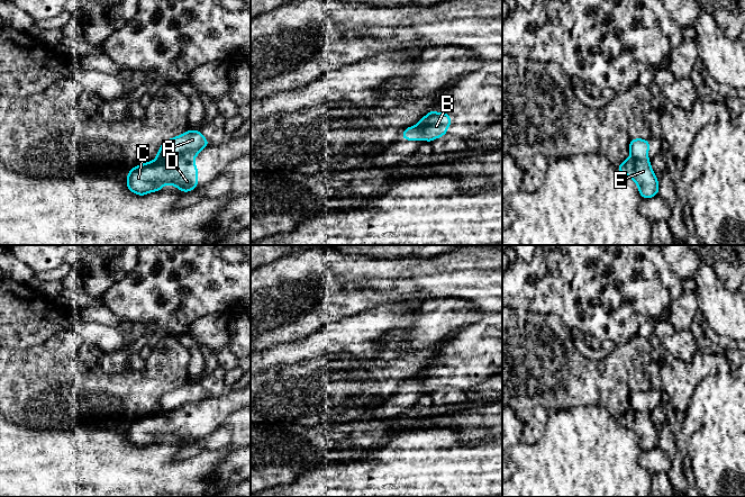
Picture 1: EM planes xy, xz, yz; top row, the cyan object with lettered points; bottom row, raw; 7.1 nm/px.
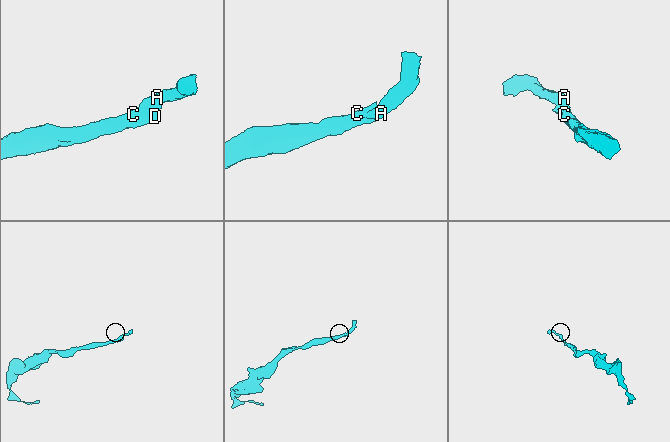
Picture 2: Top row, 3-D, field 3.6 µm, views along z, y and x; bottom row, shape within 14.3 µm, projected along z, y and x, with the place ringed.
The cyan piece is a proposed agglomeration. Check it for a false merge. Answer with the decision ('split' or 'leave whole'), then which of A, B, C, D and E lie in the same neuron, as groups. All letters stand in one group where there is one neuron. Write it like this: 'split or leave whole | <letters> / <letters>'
split | A / B C D E

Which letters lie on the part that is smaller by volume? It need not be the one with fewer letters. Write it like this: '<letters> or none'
A

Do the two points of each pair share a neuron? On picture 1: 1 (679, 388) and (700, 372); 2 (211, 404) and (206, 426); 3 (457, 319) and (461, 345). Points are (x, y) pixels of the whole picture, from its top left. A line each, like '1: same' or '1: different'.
1: same
2: same
3: different

